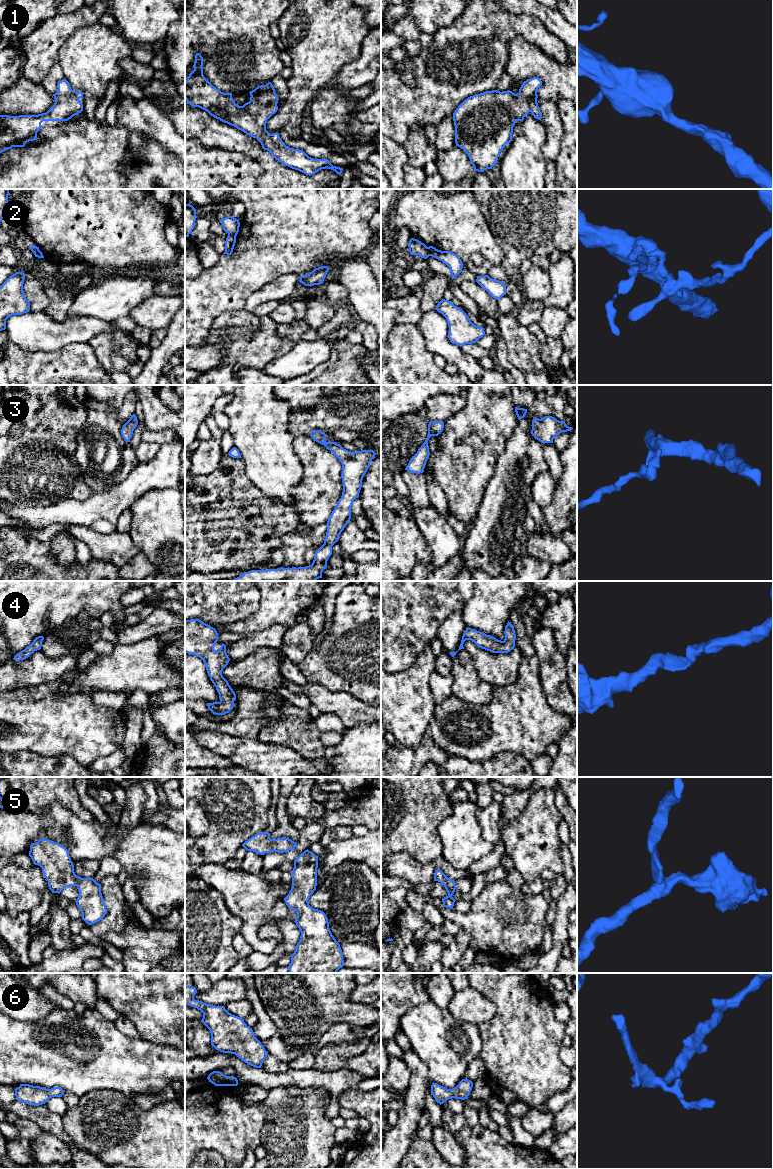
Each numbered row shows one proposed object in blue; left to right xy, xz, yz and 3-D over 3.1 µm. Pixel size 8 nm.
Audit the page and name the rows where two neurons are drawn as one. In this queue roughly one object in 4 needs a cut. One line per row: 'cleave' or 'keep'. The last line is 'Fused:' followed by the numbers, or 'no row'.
1: keep
2: cleave
3: keep
4: keep
5: keep
6: keep
Fused: 2

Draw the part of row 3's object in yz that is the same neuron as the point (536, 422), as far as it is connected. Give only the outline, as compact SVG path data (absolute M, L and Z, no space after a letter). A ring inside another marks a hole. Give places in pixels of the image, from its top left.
M545 416L541 419L532 420L531 434L541 443L553 443L553 439L562 432L571 432L572 428L564 421L559 421L552 416Z

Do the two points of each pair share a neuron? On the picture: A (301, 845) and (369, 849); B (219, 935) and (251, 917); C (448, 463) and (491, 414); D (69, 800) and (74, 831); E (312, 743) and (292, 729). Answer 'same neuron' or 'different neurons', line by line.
A: different neurons
B: different neurons
C: same neuron
D: different neurons
E: same neuron

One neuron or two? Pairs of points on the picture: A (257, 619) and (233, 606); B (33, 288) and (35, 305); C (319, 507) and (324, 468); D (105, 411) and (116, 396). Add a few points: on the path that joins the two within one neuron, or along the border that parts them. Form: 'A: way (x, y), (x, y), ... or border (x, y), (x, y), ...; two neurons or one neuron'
A: border (261, 594), (259, 607), (253, 613), (228, 624); two neurons
B: way (34, 292), (35, 301); one neuron
C: way (323, 497), (327, 493), (324, 488), (324, 478); one neuron
D: border (89, 395), (97, 401), (103, 401), (116, 407); two neurons

